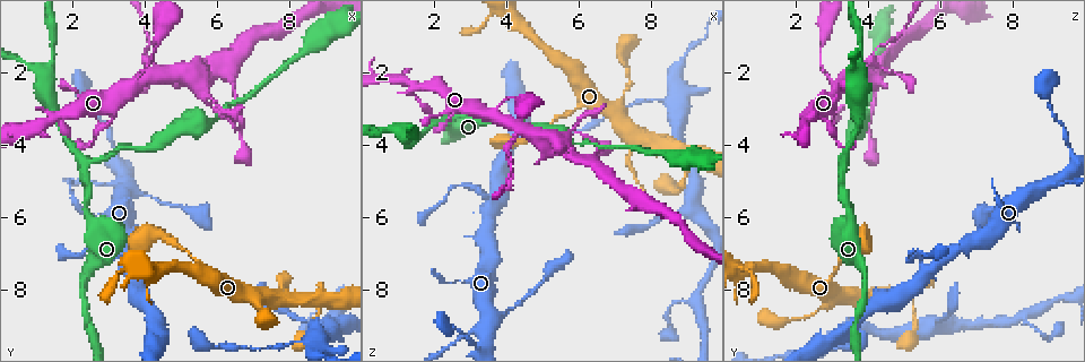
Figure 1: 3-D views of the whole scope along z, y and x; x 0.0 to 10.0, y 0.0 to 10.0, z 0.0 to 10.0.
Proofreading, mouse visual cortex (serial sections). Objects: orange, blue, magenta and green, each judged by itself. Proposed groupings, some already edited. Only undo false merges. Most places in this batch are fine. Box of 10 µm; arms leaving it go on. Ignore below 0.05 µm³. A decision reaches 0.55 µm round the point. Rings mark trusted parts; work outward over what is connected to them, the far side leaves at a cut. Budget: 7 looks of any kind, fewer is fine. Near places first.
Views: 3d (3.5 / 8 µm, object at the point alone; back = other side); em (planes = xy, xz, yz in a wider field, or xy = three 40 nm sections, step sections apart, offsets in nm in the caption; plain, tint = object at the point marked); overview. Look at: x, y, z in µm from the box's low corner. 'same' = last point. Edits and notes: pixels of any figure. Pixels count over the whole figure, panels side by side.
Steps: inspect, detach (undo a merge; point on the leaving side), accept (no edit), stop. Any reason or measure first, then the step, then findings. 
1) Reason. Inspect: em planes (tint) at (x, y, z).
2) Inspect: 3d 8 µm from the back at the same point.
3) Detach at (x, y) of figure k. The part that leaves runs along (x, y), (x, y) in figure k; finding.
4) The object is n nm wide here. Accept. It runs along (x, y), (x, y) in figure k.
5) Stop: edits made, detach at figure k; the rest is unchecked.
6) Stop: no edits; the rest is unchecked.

Calibre changes. Inspect: 3d 3.5 µm at (4.15, 1.60, 4.00).

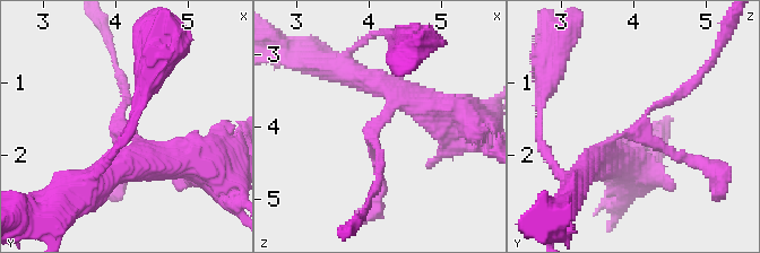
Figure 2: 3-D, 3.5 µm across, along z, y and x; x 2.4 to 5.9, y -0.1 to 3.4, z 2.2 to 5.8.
Inspect: em planes (tint) at (4.10, 1.65, 4.00).

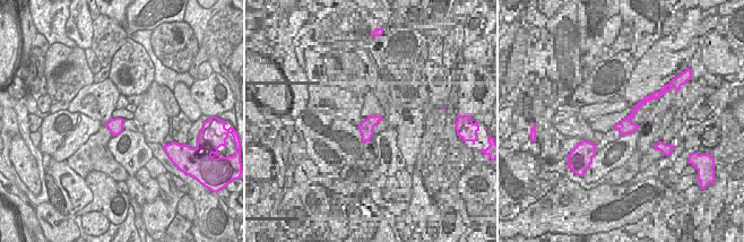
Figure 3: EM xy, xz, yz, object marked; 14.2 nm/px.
The object is 220 nm wide here. Accept. It runs along (380, 81), (397, 96), (369, 136), (383, 189) in figure 2; one cell here.

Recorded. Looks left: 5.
Three-way junction. Inspect: 3d 3.5 µm at (2.35, 4.60, 3.35).

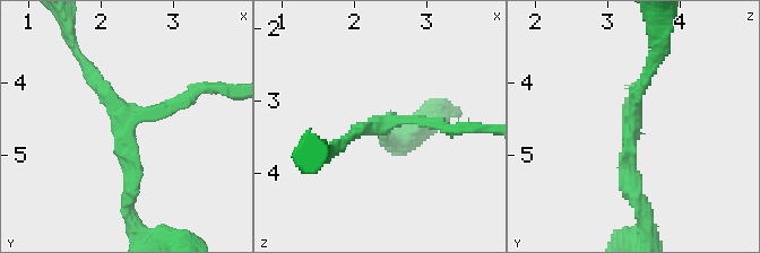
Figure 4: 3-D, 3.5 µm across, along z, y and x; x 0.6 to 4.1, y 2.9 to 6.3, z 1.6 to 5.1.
3 arms meet here; the arms are 150, 150, 200 nm wide. Inspect: em planes (tint) at (2.35, 4.60, 3.30).

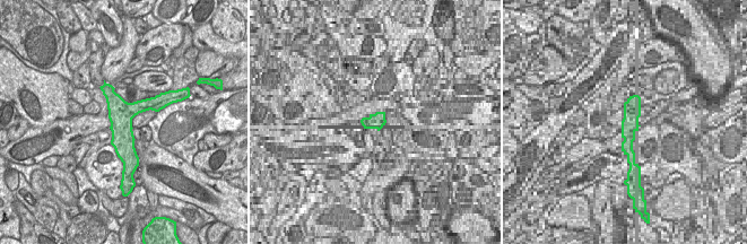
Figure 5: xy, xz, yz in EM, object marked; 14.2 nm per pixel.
Accept. It runs along (106, 87), (121, 113), (126, 155) in figure 5; one cell here.

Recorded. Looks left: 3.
Two arms in line, one across. Inspect: 3d 8 µm from the back at (1.25, 1.95, 3.75).

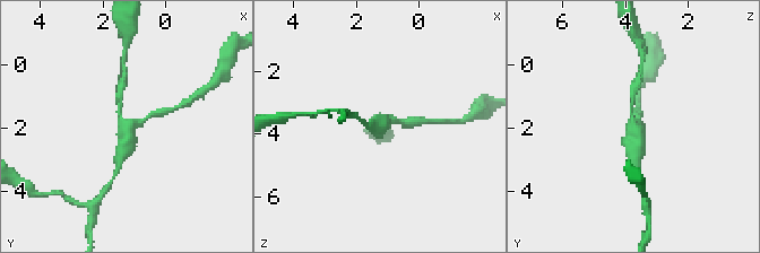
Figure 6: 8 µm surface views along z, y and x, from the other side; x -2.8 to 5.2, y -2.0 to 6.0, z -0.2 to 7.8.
Inspect: 3d 3.5 µm at the same point.

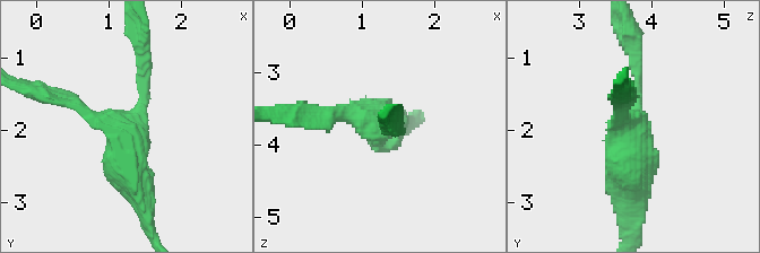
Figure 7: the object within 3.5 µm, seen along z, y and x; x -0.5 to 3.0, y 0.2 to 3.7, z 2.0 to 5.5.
The arms are 150, 200, 450 nm wide. Accept. It runs along (632, 199), (635, 60) in figure 7; continuous, no second cell.

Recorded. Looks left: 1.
Stop: no edits; the rest is unchecked.

